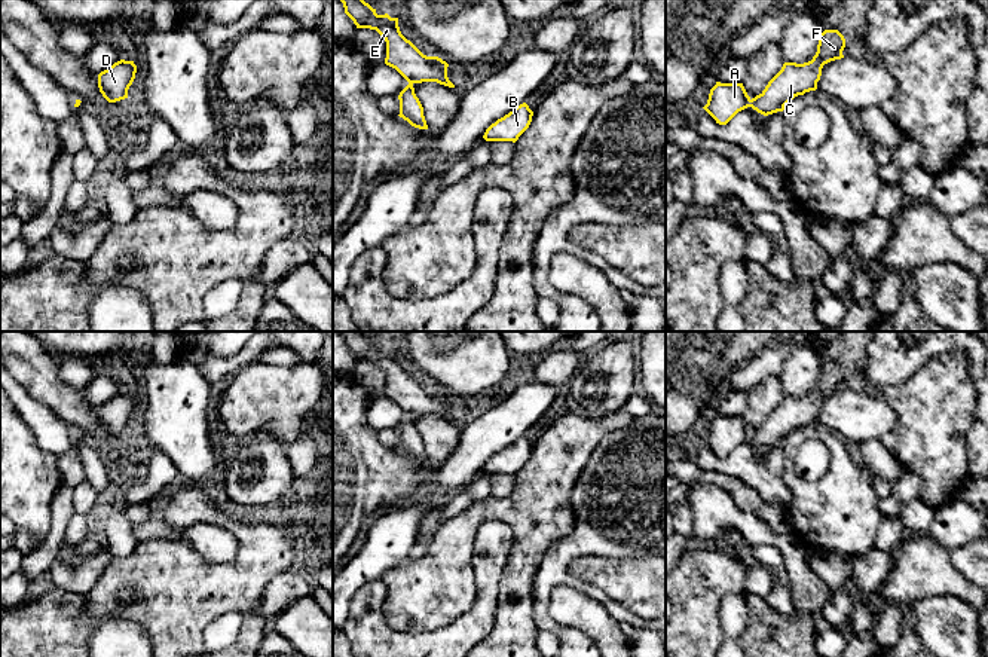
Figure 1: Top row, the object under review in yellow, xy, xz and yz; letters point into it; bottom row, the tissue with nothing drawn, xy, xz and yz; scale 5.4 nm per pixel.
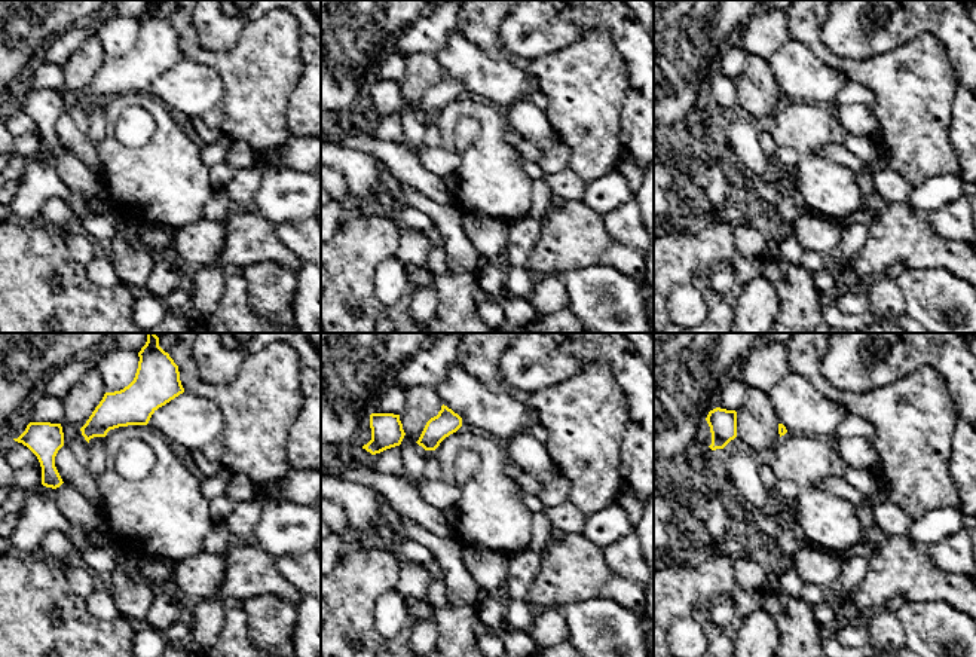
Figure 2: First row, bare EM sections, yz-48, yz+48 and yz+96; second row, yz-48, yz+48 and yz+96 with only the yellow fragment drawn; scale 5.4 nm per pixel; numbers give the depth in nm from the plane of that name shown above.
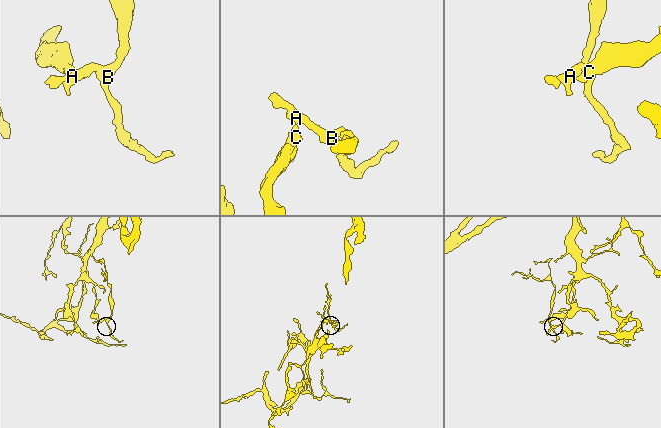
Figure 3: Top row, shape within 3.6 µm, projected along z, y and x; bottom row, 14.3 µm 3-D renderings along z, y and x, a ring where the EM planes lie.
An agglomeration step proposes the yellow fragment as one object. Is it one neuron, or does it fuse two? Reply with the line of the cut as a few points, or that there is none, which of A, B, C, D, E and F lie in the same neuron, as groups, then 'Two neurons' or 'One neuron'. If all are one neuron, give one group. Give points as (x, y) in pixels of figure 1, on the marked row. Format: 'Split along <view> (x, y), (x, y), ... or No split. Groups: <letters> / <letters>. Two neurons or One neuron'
Split along yz (752, 100), (749, 106). Groups: A B D E / C F. Two neurons

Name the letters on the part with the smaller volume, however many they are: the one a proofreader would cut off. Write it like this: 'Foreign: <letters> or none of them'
Foreign: A, B, D, E

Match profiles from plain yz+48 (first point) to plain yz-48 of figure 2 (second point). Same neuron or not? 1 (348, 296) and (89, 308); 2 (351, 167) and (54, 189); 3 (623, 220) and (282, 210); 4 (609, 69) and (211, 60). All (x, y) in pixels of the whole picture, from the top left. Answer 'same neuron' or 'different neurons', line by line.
1: same neuron
2: same neuron
3: different neurons
4: same neuron

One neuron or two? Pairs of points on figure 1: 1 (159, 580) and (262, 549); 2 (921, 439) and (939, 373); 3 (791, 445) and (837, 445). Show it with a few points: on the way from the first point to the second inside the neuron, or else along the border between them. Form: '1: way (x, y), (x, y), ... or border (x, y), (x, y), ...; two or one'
1: way (184, 580), (231, 580), (236, 574); one
2: way (932, 422), (939, 402), (939, 390); one
3: way (803, 434), (820, 433), (825, 436); one

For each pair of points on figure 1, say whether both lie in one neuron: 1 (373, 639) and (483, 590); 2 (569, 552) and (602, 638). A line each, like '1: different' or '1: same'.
1: same
2: different

